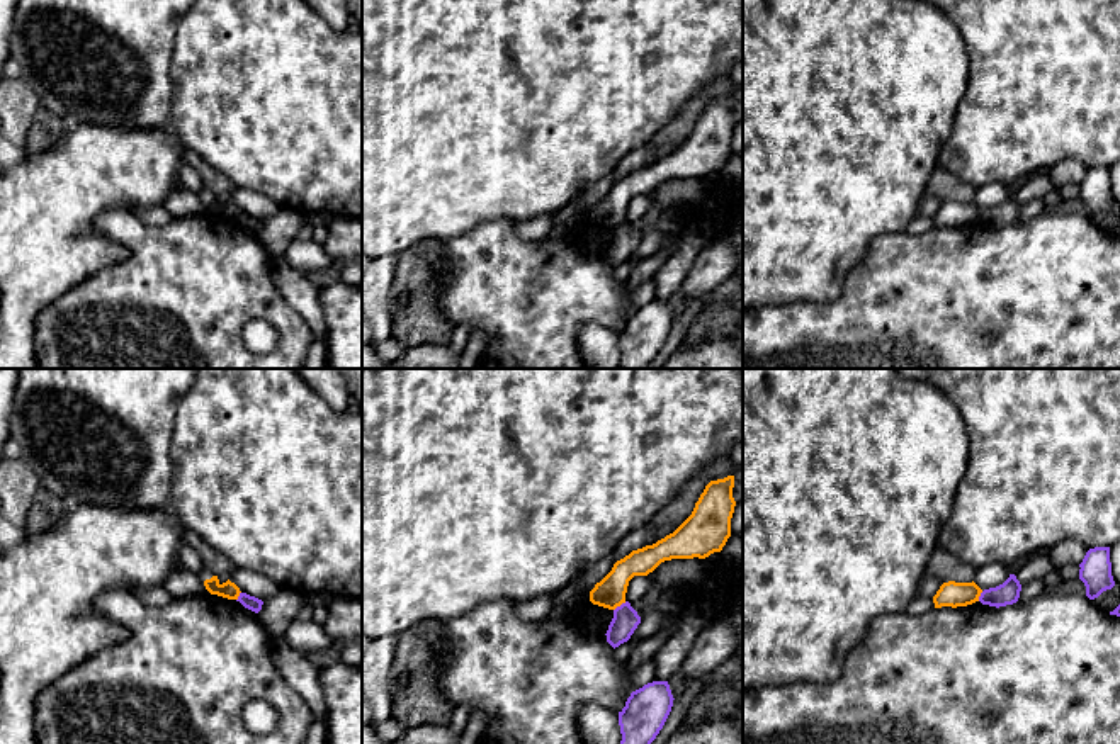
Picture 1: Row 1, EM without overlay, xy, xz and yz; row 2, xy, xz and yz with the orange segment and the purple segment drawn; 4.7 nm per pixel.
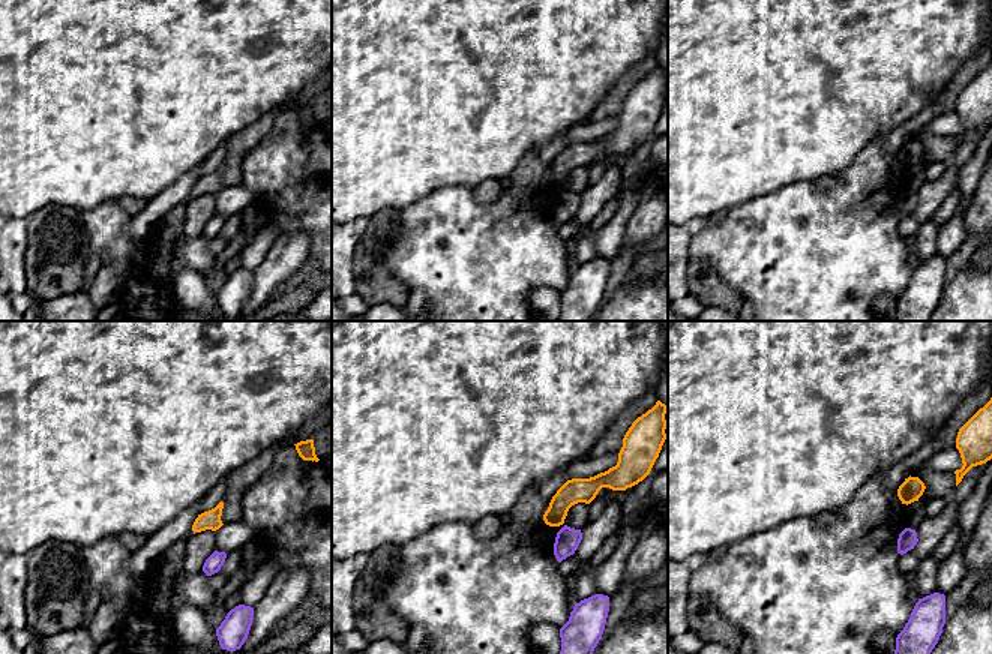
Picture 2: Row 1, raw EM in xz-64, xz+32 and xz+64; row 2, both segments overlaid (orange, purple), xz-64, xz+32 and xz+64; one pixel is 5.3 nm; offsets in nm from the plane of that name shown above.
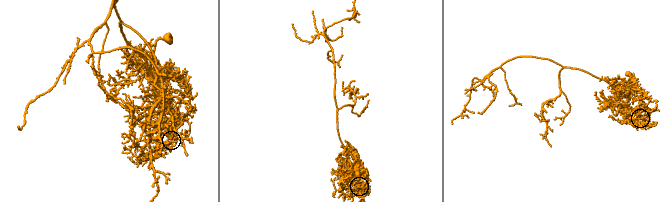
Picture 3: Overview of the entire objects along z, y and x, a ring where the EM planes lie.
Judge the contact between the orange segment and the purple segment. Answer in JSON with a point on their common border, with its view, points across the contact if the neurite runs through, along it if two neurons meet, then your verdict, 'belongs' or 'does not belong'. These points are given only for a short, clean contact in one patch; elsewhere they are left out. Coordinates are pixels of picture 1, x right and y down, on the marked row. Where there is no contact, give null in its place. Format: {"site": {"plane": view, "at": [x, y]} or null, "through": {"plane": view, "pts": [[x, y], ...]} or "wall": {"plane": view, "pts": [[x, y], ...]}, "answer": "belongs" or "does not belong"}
{"site": {"plane": "xz", "at": [619, 605]}, "wall": {"plane": "xz", "pts": [[626, 602], [614, 610]]}, "answer": "does not belong"}

